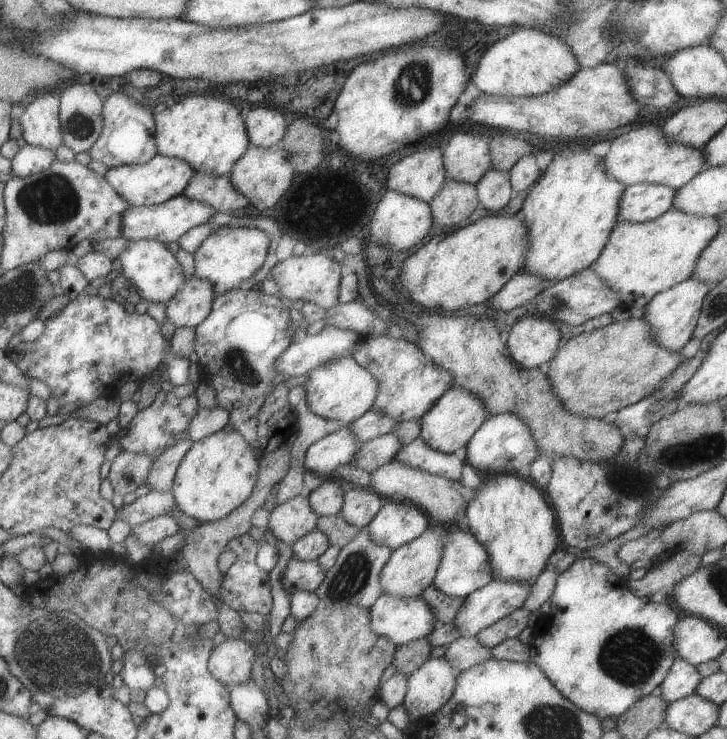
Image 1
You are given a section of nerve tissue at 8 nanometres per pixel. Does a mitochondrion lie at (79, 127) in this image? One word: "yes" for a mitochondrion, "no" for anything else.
yes

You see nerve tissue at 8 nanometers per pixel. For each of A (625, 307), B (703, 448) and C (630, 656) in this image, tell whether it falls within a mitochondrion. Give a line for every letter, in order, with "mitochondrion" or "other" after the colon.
A: other
B: mitochondrion
C: mitochondrion

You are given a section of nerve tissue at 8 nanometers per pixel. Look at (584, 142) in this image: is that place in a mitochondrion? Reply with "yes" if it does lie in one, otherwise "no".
no

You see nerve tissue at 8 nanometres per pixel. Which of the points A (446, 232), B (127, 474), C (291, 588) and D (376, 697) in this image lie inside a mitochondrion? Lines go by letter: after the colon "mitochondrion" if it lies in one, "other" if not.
A: other
B: mitochondrion
C: other
D: other

